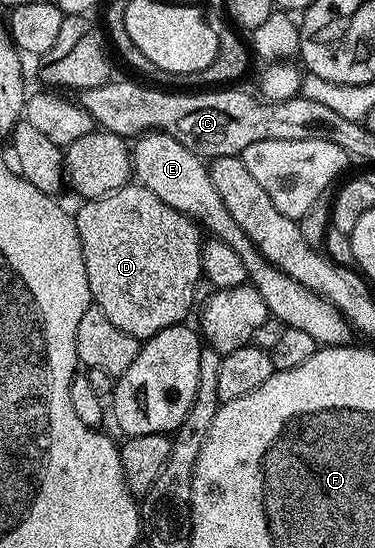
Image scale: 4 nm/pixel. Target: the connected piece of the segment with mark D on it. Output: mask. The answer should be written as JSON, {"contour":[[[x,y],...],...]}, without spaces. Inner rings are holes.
{"contour":[[[139,184],[123,186],[101,198],[87,199],[83,205],[84,207],[80,211],[75,211],[74,217],[80,243],[84,249],[84,263],[86,264],[86,274],[90,280],[90,292],[92,293],[93,303],[101,306],[106,312],[106,316],[110,316],[112,323],[118,328],[122,328],[122,332],[126,332],[130,336],[141,340],[152,338],[158,332],[162,332],[162,328],[181,325],[187,319],[184,317],[192,310],[192,301],[196,298],[196,285],[202,282],[202,271],[200,268],[202,264],[202,256],[200,255],[202,247],[202,237],[200,238],[200,234],[202,235],[201,227],[193,219],[189,218],[188,215],[170,208],[170,204],[166,204],[158,196],[154,196],[154,192],[150,192],[146,187]]]}

